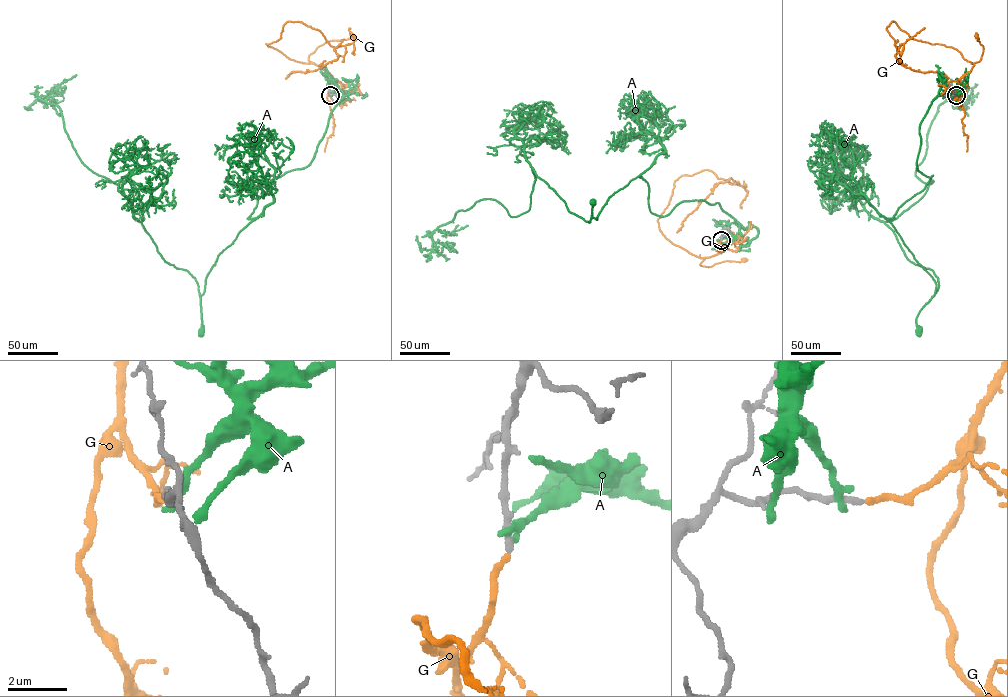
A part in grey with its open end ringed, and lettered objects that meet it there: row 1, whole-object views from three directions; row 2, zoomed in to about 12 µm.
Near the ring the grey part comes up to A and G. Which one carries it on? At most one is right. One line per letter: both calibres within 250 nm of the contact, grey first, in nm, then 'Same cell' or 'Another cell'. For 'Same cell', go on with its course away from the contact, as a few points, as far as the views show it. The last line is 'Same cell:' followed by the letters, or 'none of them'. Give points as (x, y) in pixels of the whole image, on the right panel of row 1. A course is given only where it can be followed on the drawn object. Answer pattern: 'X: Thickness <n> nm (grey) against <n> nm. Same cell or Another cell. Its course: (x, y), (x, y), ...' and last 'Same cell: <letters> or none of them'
A: Thickness 300 nm (grey) against 320 nm. Another cell
G: Thickness 240 nm (grey) against 200 nm. Same cell. Its course: (956, 95), (962, 90), (960, 79), (980, 60), (983, 47), (976, 36)
Same cell: G

